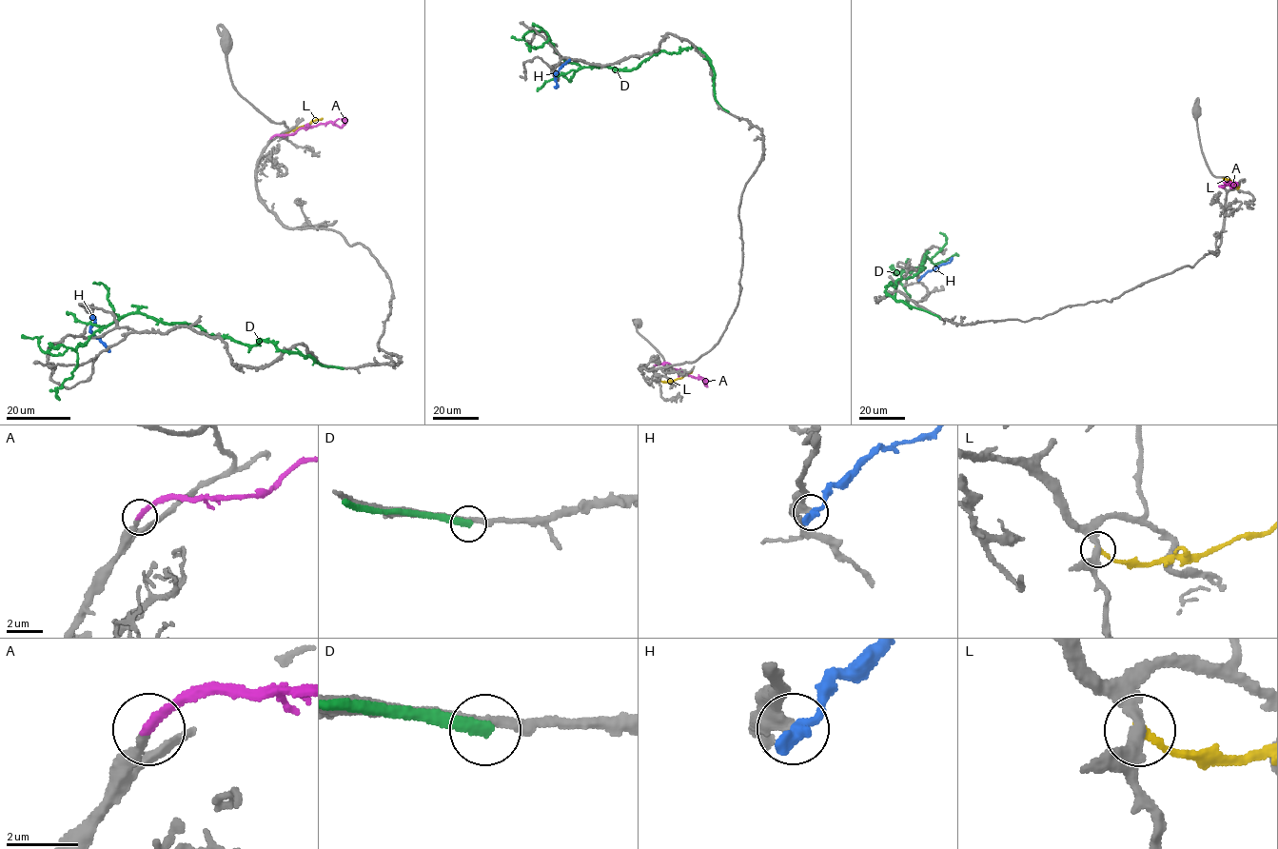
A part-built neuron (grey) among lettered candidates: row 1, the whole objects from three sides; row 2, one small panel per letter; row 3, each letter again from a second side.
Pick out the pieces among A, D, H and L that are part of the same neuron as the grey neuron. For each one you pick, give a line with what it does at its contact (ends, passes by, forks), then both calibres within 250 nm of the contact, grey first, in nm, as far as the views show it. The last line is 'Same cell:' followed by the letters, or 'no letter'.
A: it ends; calibres 280 and 340 nm
Same cell: A

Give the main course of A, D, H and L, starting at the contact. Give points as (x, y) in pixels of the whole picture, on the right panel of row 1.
A: (1224, 187), (1219, 187), (1228, 183), (1231, 187), (1230, 181)
D: (940, 319), (896, 302), (886, 291), (899, 279), (913, 277), (928, 257), (910, 272), (894, 274), (907, 258)
H: (919, 279), (953, 258)
L: (1237, 188), (1230, 180), (1223, 179)

